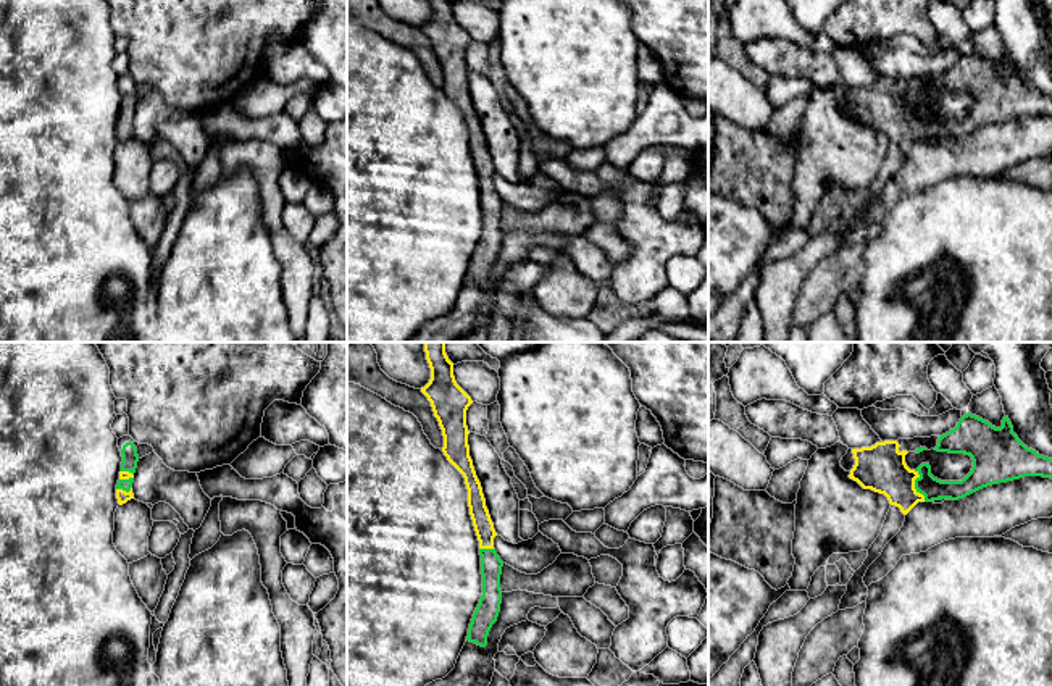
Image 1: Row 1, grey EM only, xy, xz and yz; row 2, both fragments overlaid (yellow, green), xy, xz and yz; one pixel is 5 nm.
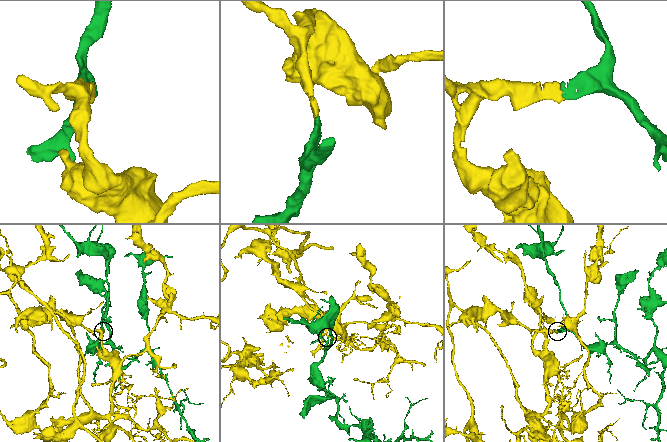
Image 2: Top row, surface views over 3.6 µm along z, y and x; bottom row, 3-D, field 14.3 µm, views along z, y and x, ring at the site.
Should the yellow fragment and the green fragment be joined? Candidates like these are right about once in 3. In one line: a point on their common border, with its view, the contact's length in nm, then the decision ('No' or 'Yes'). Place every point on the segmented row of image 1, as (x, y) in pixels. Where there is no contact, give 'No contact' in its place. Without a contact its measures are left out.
Touches yellow at yz (914, 486). Shared border 170 nm. Yes

